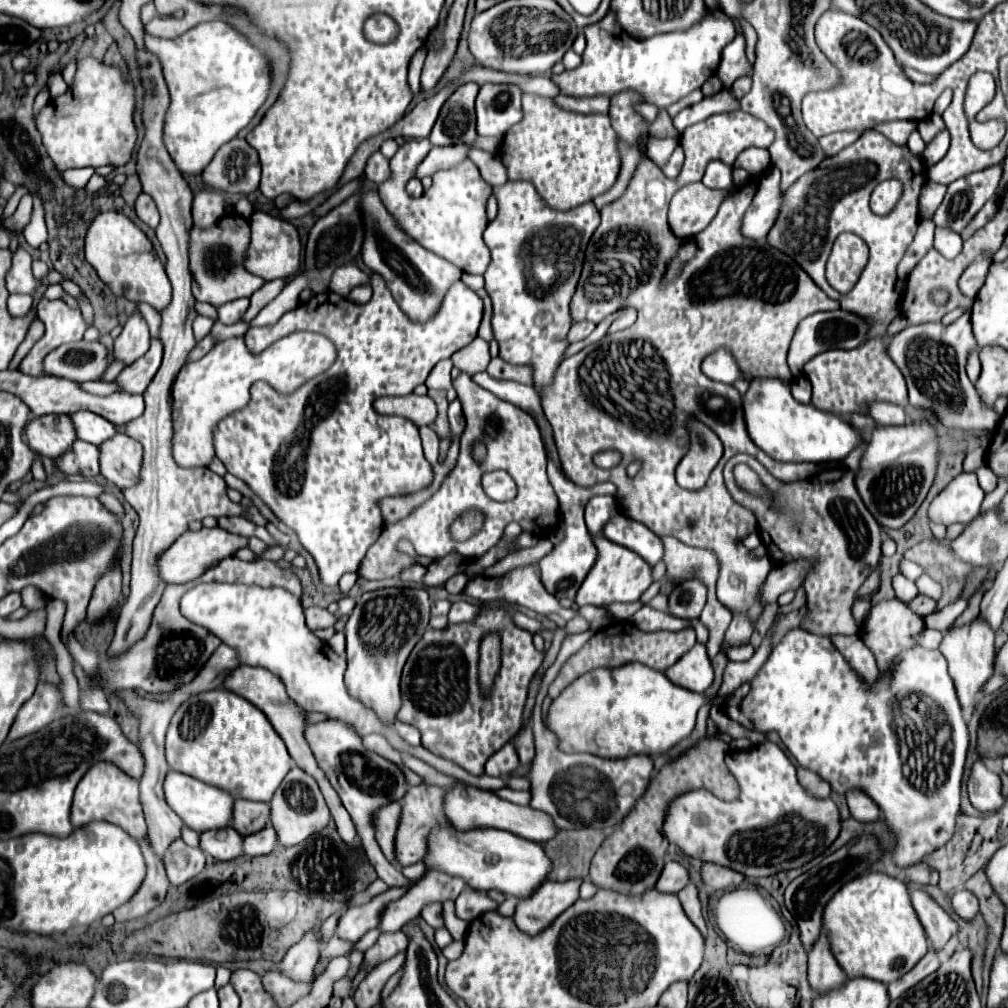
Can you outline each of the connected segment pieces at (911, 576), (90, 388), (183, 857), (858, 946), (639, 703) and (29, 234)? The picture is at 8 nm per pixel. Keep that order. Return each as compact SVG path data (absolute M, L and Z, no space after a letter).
M904 560L902 562L902 574L908 578L908 580L912 580L912 582L916 582L922 574L924 574L924 570L918 566L918 564L914 564L914 562L910 562L910 560Z
M88 381L80 384L86 392L98 396L108 396L118 391L118 385L115 382Z
M176 840L164 856L164 866L170 884L180 886L204 870L204 854L200 848L190 848L182 840Z
M882 872L850 880L824 908L824 930L832 936L832 954L848 976L868 976L890 984L910 972L928 952L928 936L910 904L906 884Z
M642 664L596 668L596 672L588 672L588 676L574 680L562 692L562 696L552 702L548 728L560 736L560 748L564 748L564 752L588 752L600 758L628 758L634 754L654 758L670 752L678 742L692 734L696 726L696 714L706 703L708 699L702 694L676 686L666 678L666 674Z
M34 198L34 212L32 212L32 220L30 224L24 228L24 238L32 248L38 248L40 244L44 244L48 240L48 232L46 232L46 224L44 224L44 212L40 208L40 198Z

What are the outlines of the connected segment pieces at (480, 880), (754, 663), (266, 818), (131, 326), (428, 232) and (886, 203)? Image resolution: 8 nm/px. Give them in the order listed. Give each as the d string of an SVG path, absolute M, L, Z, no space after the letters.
M452 826L432 832L428 842L430 854L424 858L426 868L442 870L450 876L460 876L474 890L488 892L500 890L506 896L518 900L530 898L550 876L552 860L546 856L544 848L538 842L520 838L506 830L472 830L456 832Z
M770 642L762 644L750 660L730 662L726 666L726 672L724 672L724 682L722 682L722 688L720 688L720 696L728 696L732 690L738 688L740 682L750 680L754 676L754 672L760 670L760 664L764 662L764 658L768 658L768 652L770 652Z
M238 800L236 802L236 818L232 826L246 834L254 834L262 830L270 822L270 804L268 802L252 802L252 800Z
M136 310L124 324L122 334L114 342L114 358L122 360L128 364L136 362L140 356L148 352L150 346L150 336L148 336L148 322Z
M408 140L406 144L402 144L390 160L392 180L378 188L380 196L384 196L388 212L392 212L396 220L400 220L404 232L408 232L420 246L450 260L468 274L484 274L490 264L490 250L482 240L482 232L488 224L486 202L492 194L492 186L484 184L484 178L480 176L476 164L466 158L448 170L436 172L430 190L422 198L410 198L404 192L404 184L412 178L412 172L426 158L430 148L432 144L428 140Z
M884 181L874 188L871 194L870 207L874 214L886 216L894 210L902 194L902 184L892 184L892 181Z

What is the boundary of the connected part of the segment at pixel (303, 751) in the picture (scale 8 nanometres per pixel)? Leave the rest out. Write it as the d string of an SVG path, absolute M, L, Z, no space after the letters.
M242 666L242 668L238 668L236 672L230 672L230 676L228 676L228 680L226 680L224 686L228 686L230 692L234 692L234 694L246 698L248 702L252 702L254 706L258 706L258 708L266 714L266 718L270 720L270 724L274 726L274 730L276 730L276 732L280 734L280 738L284 740L284 744L286 744L292 760L294 760L304 772L308 772L310 776L314 776L314 780L318 782L320 790L324 792L324 798L328 800L328 806L330 806L330 812L332 812L332 816L334 816L334 822L336 822L336 826L338 826L338 830L340 830L340 836L342 836L348 844L354 844L354 840L356 840L356 828L354 828L354 824L352 824L352 818L348 816L346 808L342 806L342 802L340 802L336 790L332 788L326 772L318 766L318 762L316 762L316 758L314 758L314 754L312 754L312 750L310 750L310 746L308 746L308 740L306 740L306 736L304 736L306 726L308 726L306 712L286 694L284 682L282 682L276 674L272 674L270 670L266 670L266 668Z

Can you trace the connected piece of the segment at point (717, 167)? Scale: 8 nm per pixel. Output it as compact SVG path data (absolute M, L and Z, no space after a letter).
M712 160L708 166L706 166L706 172L704 172L704 178L702 182L710 188L720 188L720 190L728 190L734 186L734 180L732 180L732 166L720 162L720 160Z

